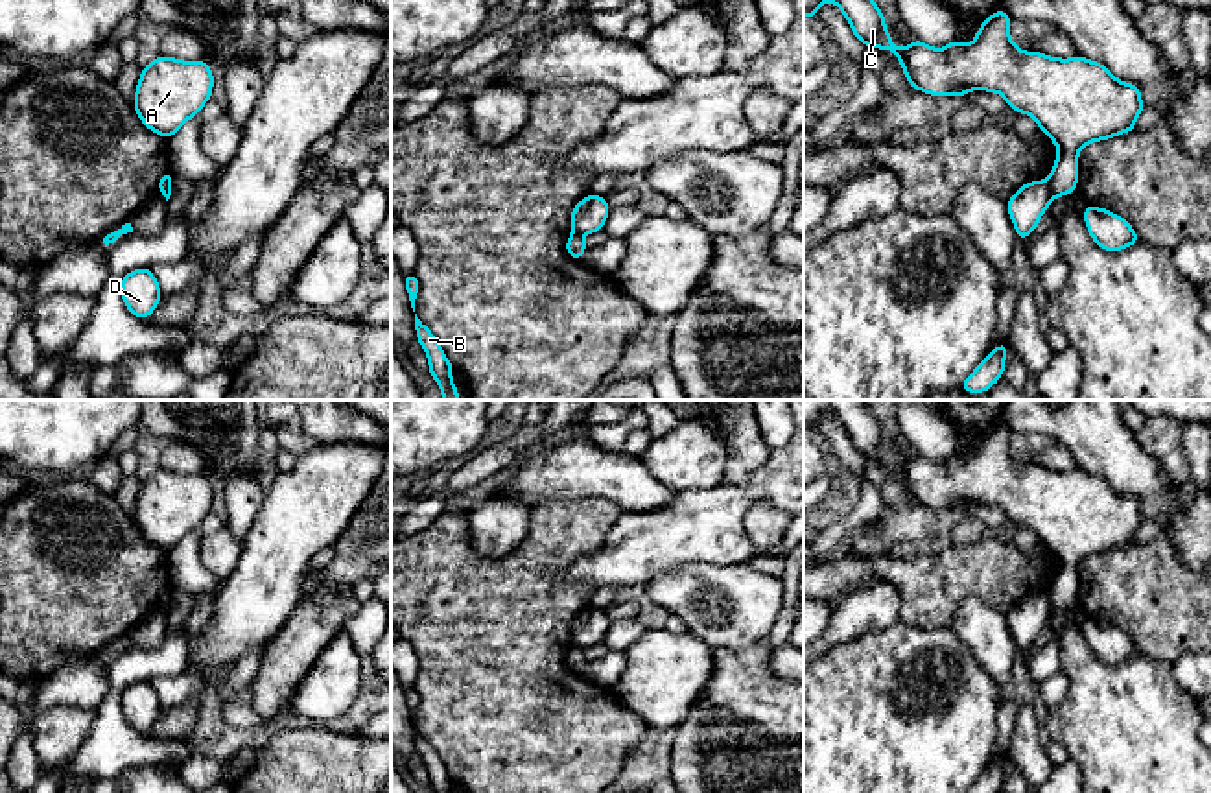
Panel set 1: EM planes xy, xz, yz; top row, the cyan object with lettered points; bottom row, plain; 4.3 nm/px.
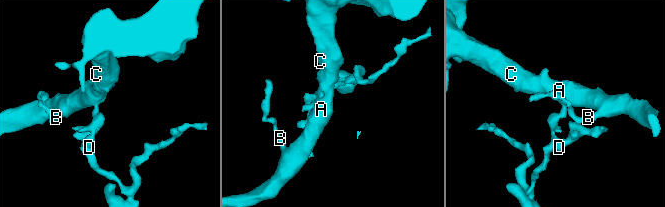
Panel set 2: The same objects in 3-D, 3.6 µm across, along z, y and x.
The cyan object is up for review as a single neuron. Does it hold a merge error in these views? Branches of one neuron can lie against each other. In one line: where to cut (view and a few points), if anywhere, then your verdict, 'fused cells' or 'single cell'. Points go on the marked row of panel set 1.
cut yz (1047, 181), (1053, 196); fused cells

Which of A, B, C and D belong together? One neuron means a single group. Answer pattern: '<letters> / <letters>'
A B C / D

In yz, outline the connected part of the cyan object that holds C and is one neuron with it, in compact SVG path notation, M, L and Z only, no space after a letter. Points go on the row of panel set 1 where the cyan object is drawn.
M874 0L831 2L866 48L894 52L911 89L931 96L966 96L977 89L997 92L1016 112L1032 116L1058 146L1049 175L1056 197L1076 190L1080 149L1134 131L1145 109L1141 89L1119 81L1097 61L1019 50L1010 39L1010 15L1005 9L982 20L971 44L953 41L936 50L920 39L896 48Z

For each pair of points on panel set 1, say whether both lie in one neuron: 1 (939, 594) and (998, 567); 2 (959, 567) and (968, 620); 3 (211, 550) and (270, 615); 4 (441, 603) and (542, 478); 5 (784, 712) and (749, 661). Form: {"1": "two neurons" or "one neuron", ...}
{"1": "one neuron", "2": "two neurons", "3": "two neurons", "4": "two neurons", "5": "one neuron"}

